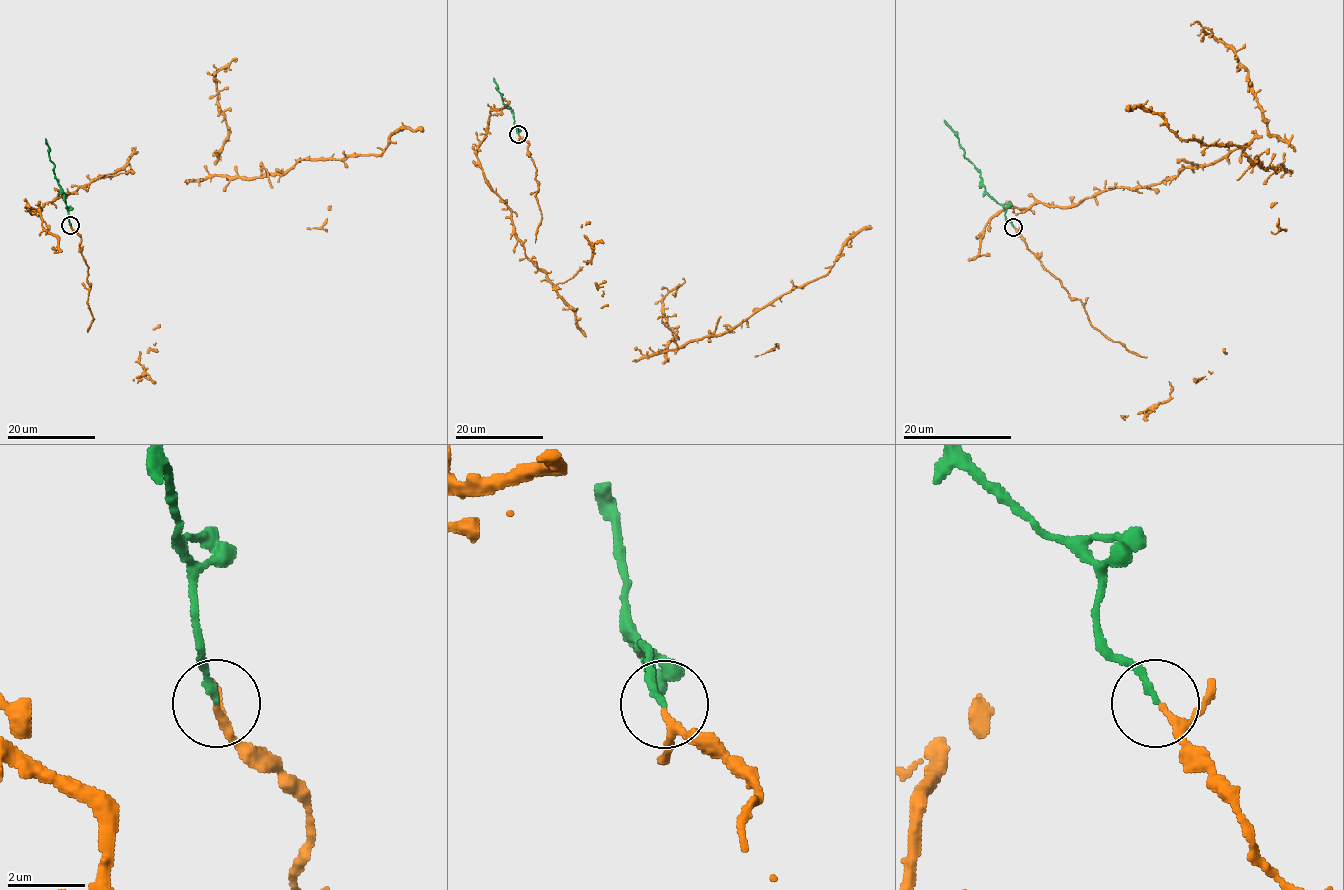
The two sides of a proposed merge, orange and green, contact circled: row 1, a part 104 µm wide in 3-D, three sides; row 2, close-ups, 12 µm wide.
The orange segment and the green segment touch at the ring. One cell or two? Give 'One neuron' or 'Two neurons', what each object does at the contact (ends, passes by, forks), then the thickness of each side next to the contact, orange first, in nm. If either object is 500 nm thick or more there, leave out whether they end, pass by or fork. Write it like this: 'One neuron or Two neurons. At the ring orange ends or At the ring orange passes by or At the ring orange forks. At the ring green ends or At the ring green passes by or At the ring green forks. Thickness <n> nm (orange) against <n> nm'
One neuron. At the ring orange passes by. At the ring green ends. Thickness 150 nm (orange) against 160 nm

